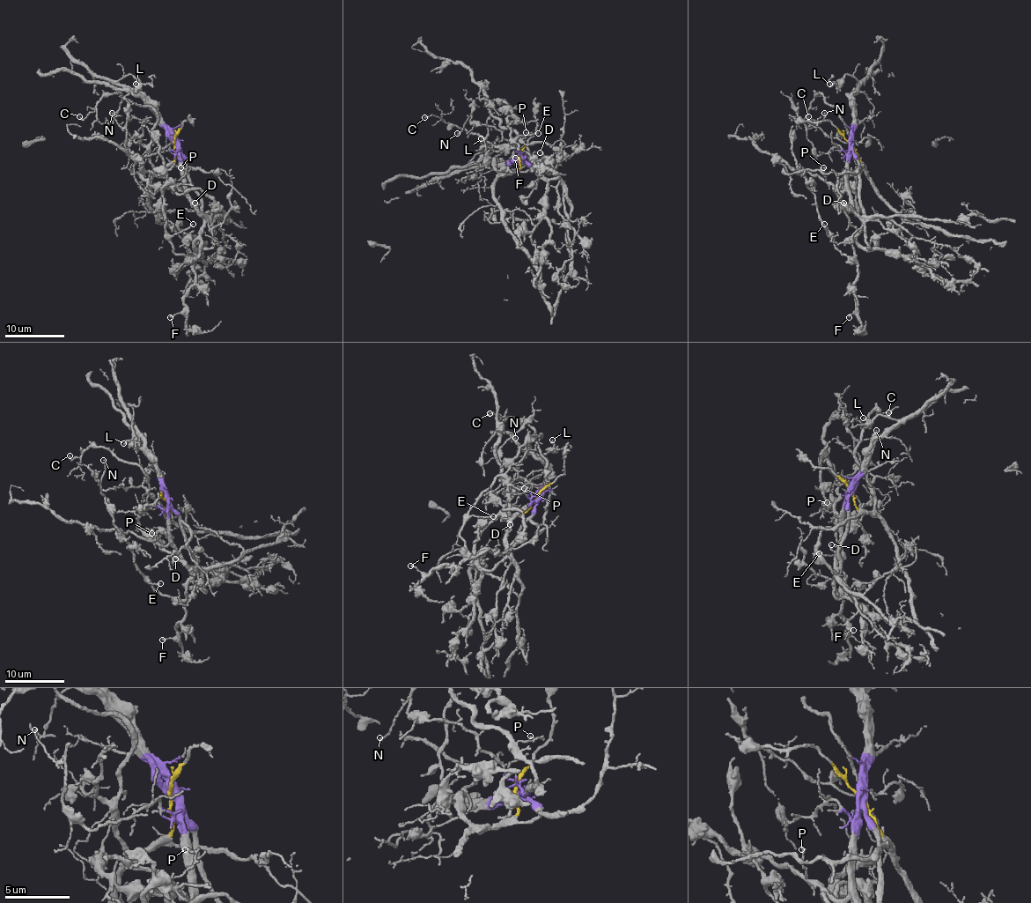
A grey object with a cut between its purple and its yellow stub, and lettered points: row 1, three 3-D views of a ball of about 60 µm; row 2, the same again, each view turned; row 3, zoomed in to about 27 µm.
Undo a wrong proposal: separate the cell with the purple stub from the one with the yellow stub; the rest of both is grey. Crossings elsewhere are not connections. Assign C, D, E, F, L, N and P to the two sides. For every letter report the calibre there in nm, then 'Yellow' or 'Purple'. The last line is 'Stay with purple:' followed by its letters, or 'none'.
C: Thickness 140 nm. Yellow
D: Thickness 110 nm. Purple
E: Thickness 150 nm. Purple
F: Thickness 200 nm. Purple
L: Thickness 150 nm. Purple
N: Thickness 110 nm. Purple
P: Thickness 120 nm. Purple
Stay with purple: D, E, F, L, N, P

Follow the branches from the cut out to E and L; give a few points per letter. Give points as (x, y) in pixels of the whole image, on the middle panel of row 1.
E: (519, 159), (529, 167), (544, 167), (550, 172), (546, 161), (535, 161), (516, 144), (519, 136), (538, 133)
L: (519, 159), (487, 161), (463, 167), (482, 148), (481, 137)

